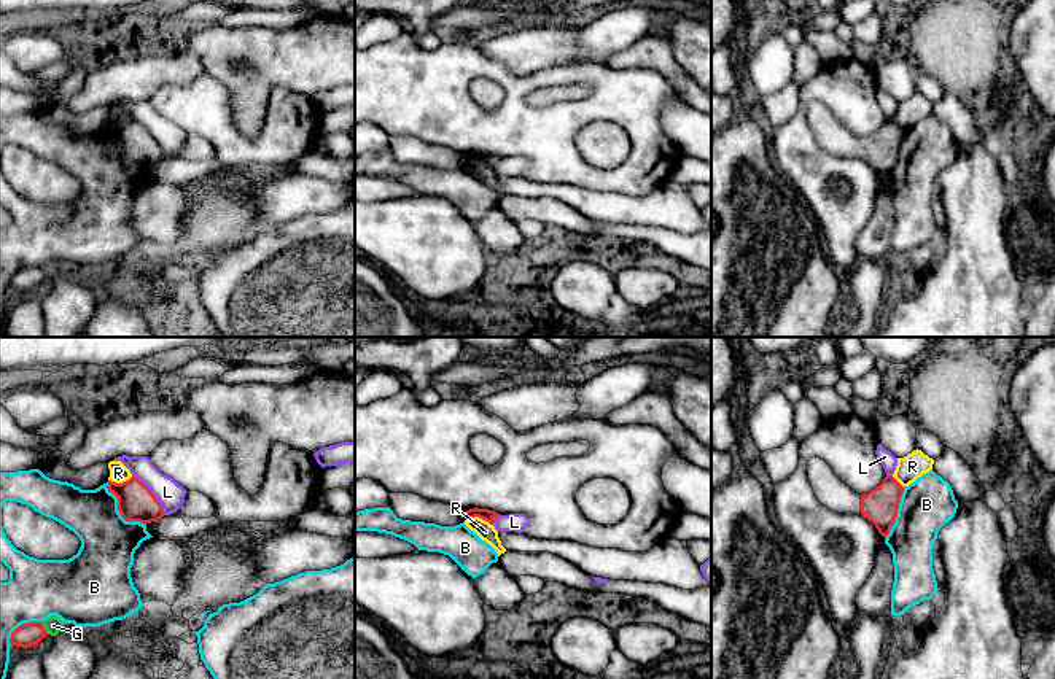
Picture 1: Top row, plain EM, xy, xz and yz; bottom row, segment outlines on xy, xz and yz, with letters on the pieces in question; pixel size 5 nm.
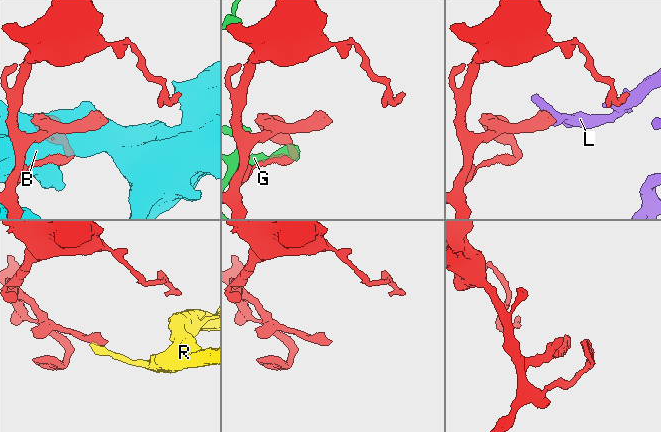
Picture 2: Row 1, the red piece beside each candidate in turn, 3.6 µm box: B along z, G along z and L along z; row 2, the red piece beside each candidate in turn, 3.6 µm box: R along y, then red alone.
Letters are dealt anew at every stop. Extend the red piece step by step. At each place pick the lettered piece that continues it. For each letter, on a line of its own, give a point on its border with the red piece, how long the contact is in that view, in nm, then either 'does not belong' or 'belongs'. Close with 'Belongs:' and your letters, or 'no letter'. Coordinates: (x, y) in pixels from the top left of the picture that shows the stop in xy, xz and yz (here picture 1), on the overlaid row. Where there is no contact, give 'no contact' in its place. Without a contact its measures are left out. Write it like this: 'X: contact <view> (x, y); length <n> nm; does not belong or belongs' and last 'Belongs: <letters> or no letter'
B: contact xy (118, 509); length 300 nm; does not belong
G: contact xy (43, 628); length 80 nm; does not belong
L: contact xy (151, 493); length 260 nm; does not belong
R: contact xz (479, 517); length 140 nm; does not belong
Belongs: no letter

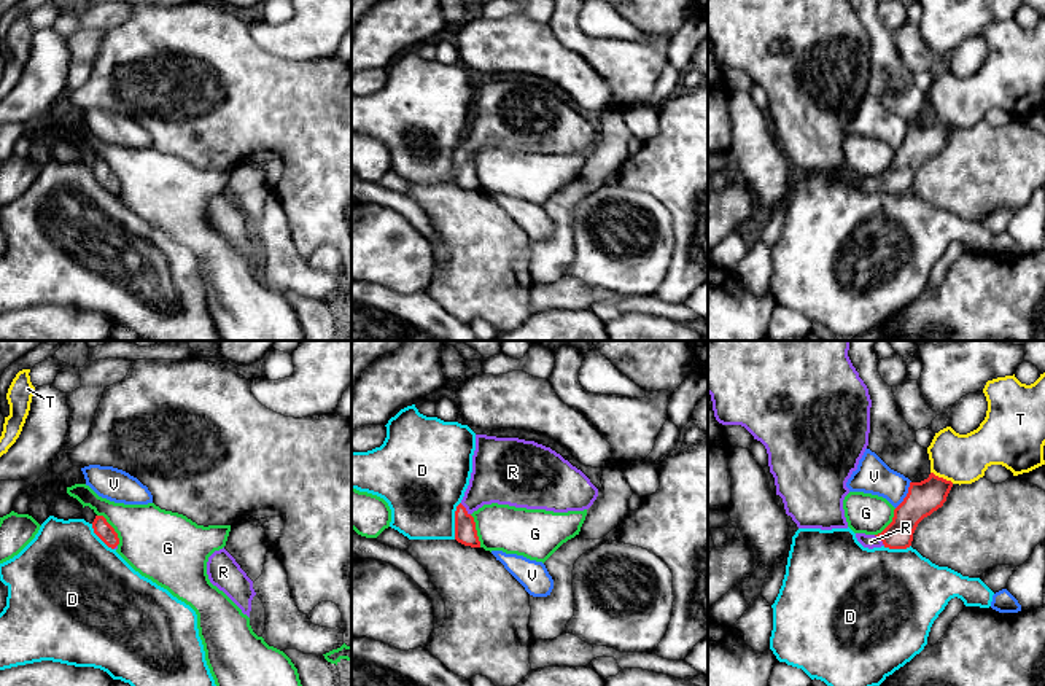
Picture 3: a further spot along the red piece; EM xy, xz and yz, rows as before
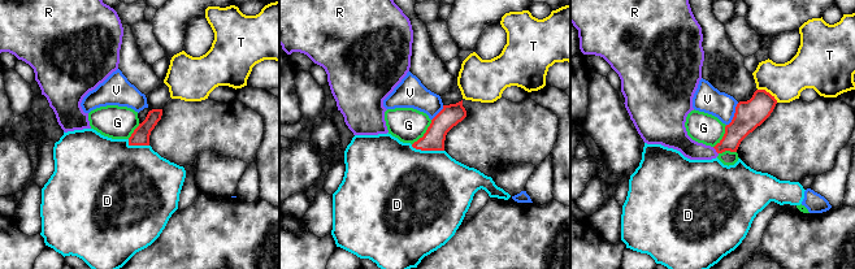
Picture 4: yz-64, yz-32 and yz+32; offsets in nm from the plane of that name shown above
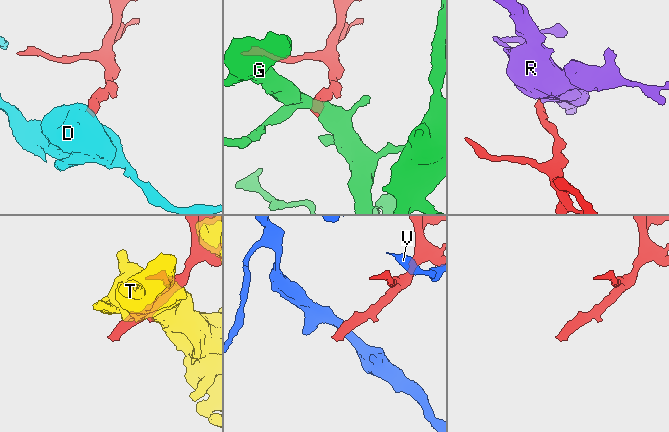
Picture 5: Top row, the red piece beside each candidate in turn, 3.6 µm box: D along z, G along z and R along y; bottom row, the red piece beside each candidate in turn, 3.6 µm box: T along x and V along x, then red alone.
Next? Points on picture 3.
D: contact xz (455, 521); length 190 nm; does not belong
G: contact xy (113, 529); length 190 nm; does not belong
R: contact yz (881, 540); length 80 nm; belongs
T: contact yz (942, 478); length 130 nm; does not belong
V: contact yz (907, 495); length 160 nm; does not belong
Belongs: R

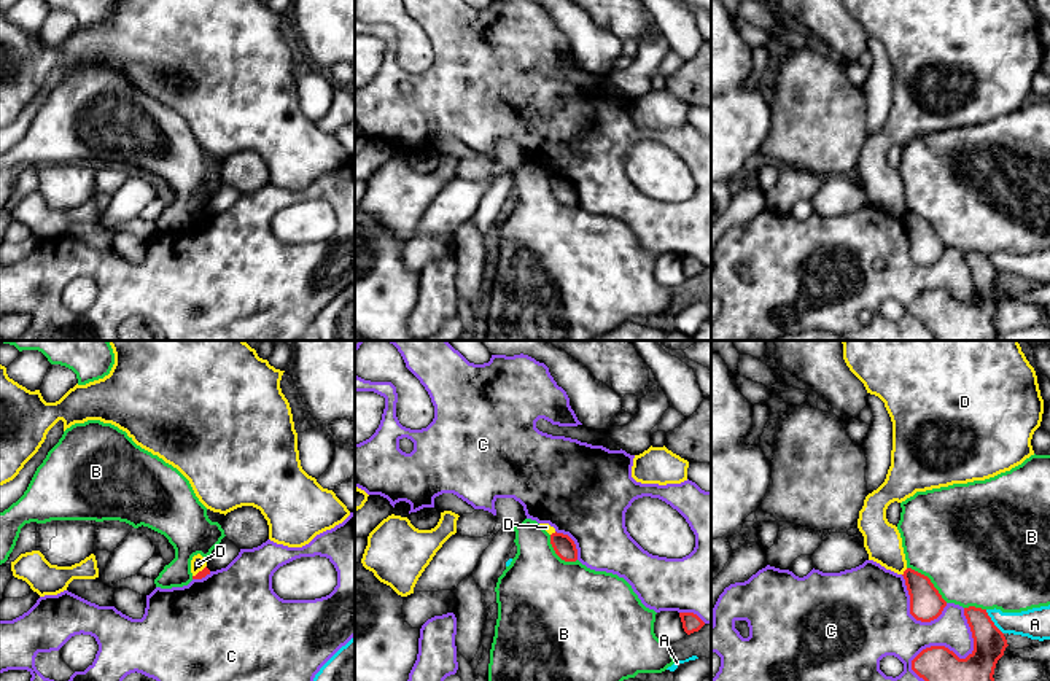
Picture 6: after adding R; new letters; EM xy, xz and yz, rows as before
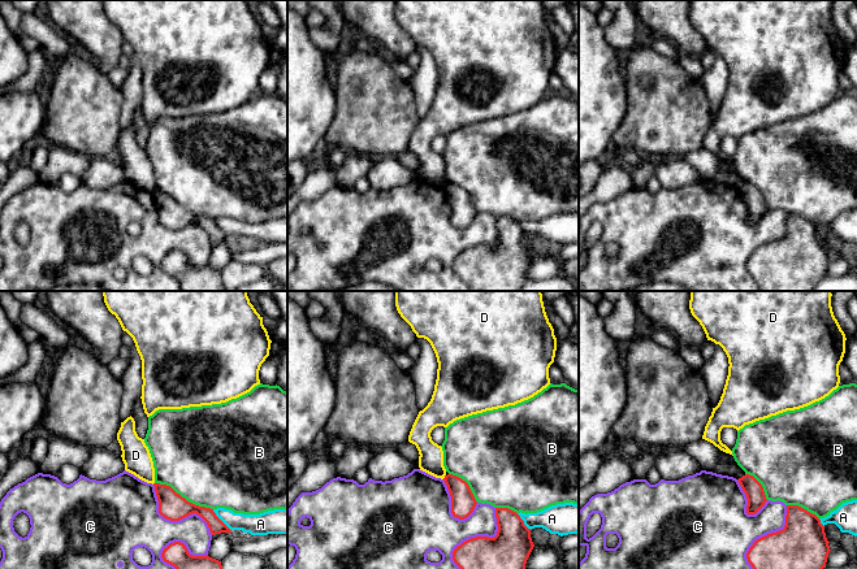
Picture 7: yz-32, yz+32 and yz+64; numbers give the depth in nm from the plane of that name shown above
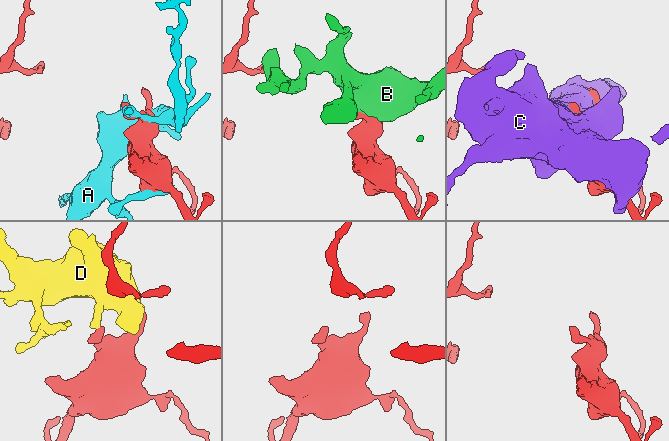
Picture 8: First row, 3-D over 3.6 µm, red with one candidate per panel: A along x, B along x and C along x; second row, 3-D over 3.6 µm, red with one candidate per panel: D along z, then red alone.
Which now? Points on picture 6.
A: contact yz (993, 622); length 160 nm; does not belong
B: contact yz (929, 579); length 280 nm; does not belong
C: contact yz (953, 653); length 420 nm; does not belong
D: contact yz (904, 572); length 50 nm; does not belong
Belongs: no letter

